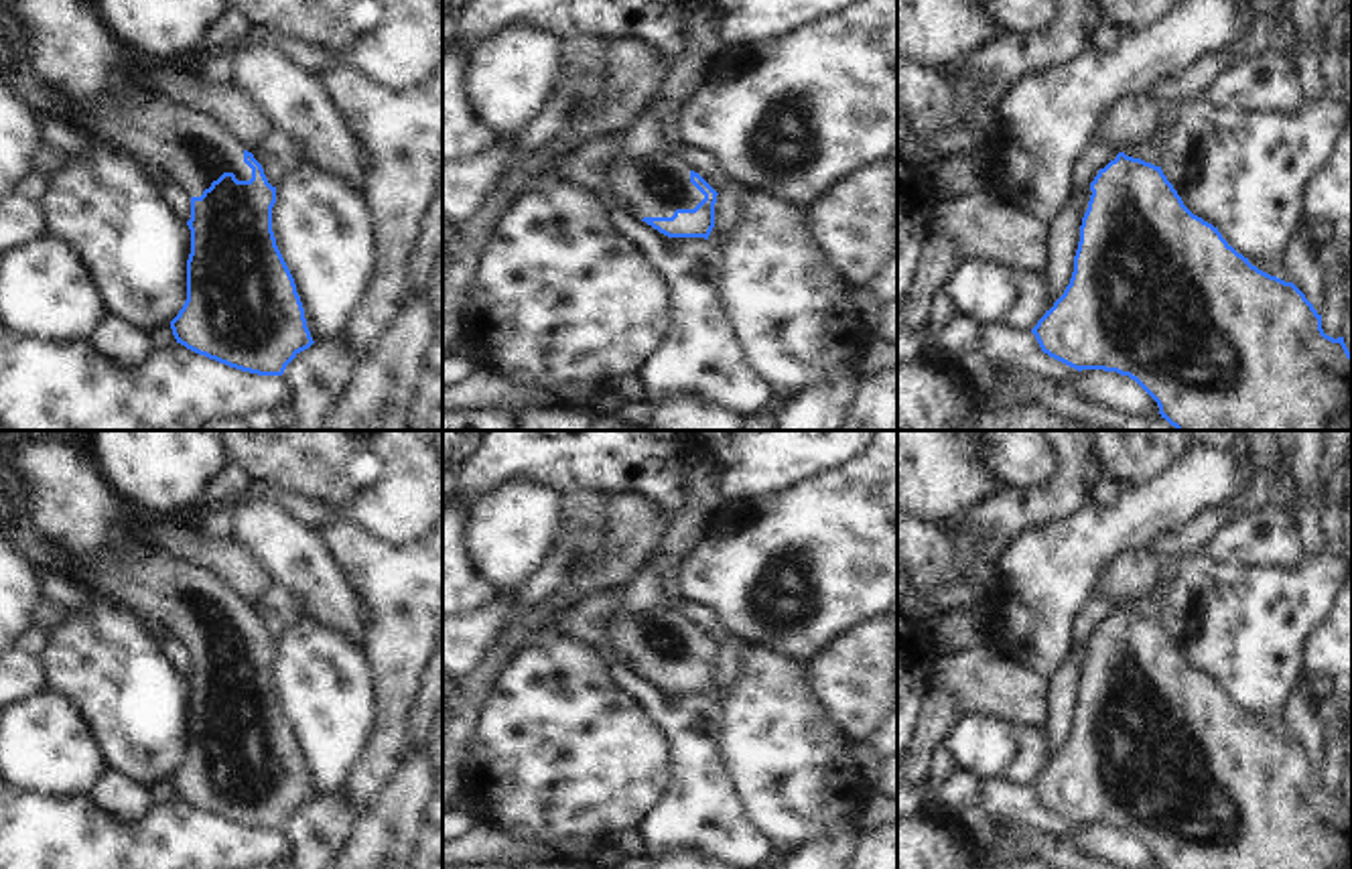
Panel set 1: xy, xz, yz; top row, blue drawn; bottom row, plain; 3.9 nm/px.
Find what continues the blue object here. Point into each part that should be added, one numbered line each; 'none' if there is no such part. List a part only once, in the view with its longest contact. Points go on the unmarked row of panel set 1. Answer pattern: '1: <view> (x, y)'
1: xy (189, 604)

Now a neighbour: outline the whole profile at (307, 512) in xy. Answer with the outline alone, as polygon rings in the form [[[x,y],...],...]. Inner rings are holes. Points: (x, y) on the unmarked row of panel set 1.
[[[250,481],[242,497],[233,504],[223,504],[219,508],[207,508],[207,506],[199,506],[199,508],[203,510],[203,514],[211,514],[211,512],[235,510],[250,499],[268,499],[280,506],[288,516],[300,522],[307,530],[313,530],[315,526],[325,524],[329,520],[329,510],[319,502],[313,502],[309,497],[298,497],[294,493],[288,493],[264,481]]]

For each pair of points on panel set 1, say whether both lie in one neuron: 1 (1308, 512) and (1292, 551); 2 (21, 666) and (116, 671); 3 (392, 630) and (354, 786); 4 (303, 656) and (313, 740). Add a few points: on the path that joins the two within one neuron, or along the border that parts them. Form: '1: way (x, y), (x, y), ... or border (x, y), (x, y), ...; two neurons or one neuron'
1: border (1292, 512), (1298, 524), (1298, 541), (1312, 557); two neurons
2: border (37, 656), (47, 685); two neurons
3: way (392, 669), (386, 748); one neuron
4: way (313, 677), (313, 719); one neuron

